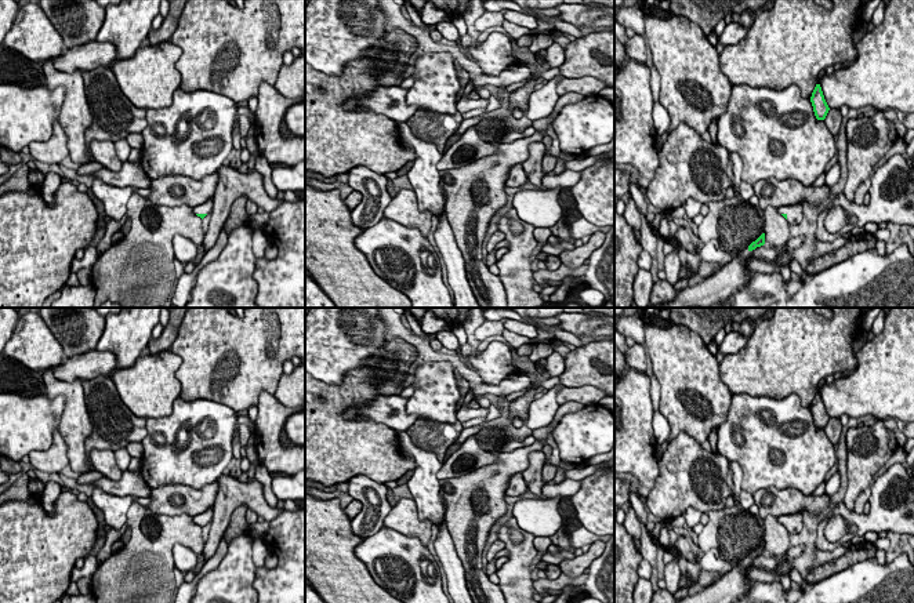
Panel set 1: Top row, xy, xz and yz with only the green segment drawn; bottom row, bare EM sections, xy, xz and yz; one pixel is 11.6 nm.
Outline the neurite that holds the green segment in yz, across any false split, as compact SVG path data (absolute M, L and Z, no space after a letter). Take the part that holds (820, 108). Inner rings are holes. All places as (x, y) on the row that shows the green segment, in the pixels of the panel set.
M816 84L812 97L810 97L810 102L813 106L813 112L817 120L824 120L830 108L824 99L823 91L820 84Z

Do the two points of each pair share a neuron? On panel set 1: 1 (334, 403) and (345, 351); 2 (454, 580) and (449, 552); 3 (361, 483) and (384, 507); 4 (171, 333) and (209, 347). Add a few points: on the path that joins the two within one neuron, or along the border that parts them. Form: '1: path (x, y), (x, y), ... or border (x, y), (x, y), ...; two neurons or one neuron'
1: border (363, 363), (351, 369), (338, 384), (319, 381); two neurons
2: path (454, 573), (449, 559); one neuron
3: path (369, 486), (374, 487), (383, 498); one neuron
4: border (182, 322), (177, 338), (169, 348); two neurons

